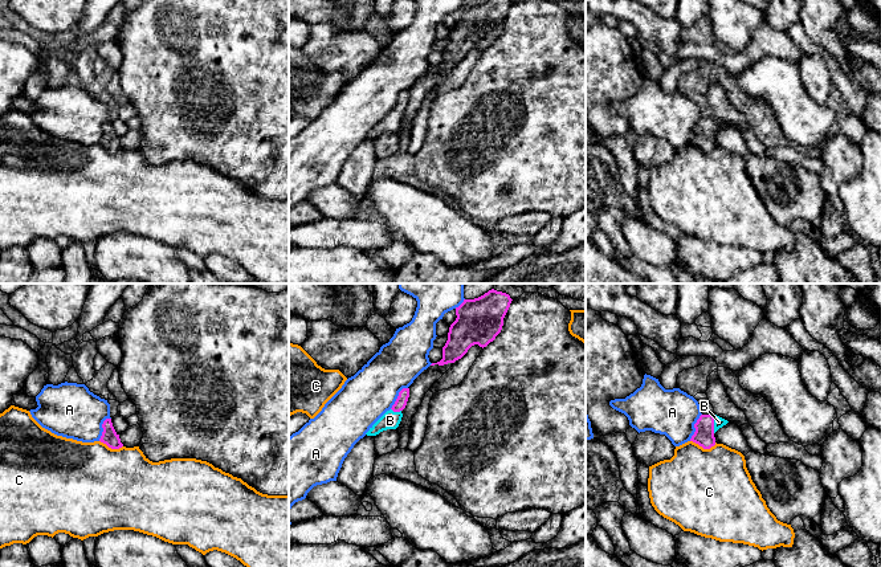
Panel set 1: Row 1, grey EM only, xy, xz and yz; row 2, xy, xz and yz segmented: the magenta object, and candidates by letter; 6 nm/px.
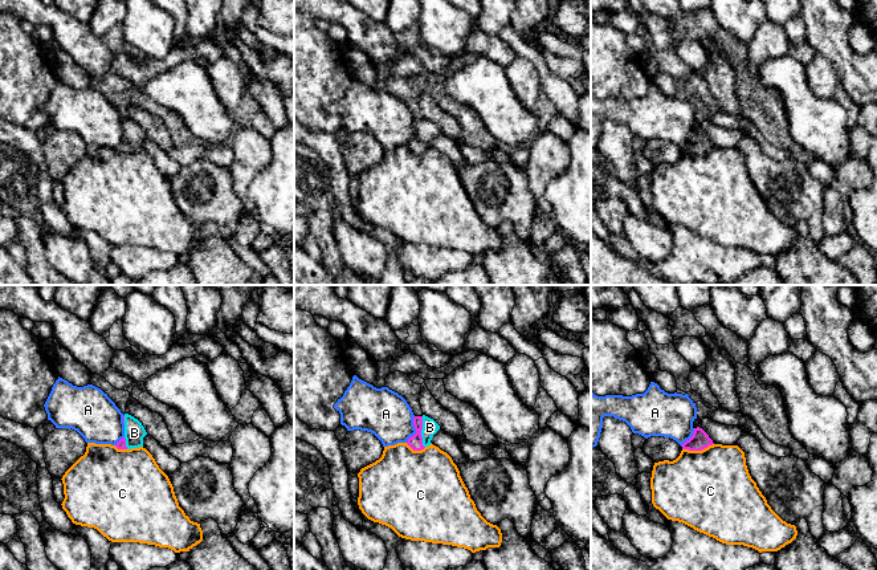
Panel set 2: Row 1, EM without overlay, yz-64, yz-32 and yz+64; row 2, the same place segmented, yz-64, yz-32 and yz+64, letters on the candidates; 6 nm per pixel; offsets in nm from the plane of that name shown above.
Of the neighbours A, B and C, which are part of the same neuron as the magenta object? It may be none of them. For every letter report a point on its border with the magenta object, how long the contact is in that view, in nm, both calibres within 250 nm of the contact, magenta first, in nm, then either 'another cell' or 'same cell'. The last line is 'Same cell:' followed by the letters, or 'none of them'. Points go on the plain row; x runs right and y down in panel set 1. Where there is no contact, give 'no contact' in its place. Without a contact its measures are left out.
A: meets magenta in xy at (102, 130); contact 160 nm long; 100 nm thick on the magenta side, 340 nm on the other; another cell
B: meets magenta in yz at (713, 127); contact 110 nm long; 120 nm thick on the magenta side, 60 nm on the other; same cell
C: meets magenta in yz at (704, 151); contact 160 nm long; 120 nm thick on the magenta side, 500 nm on the other; another cell
Same cell: B

